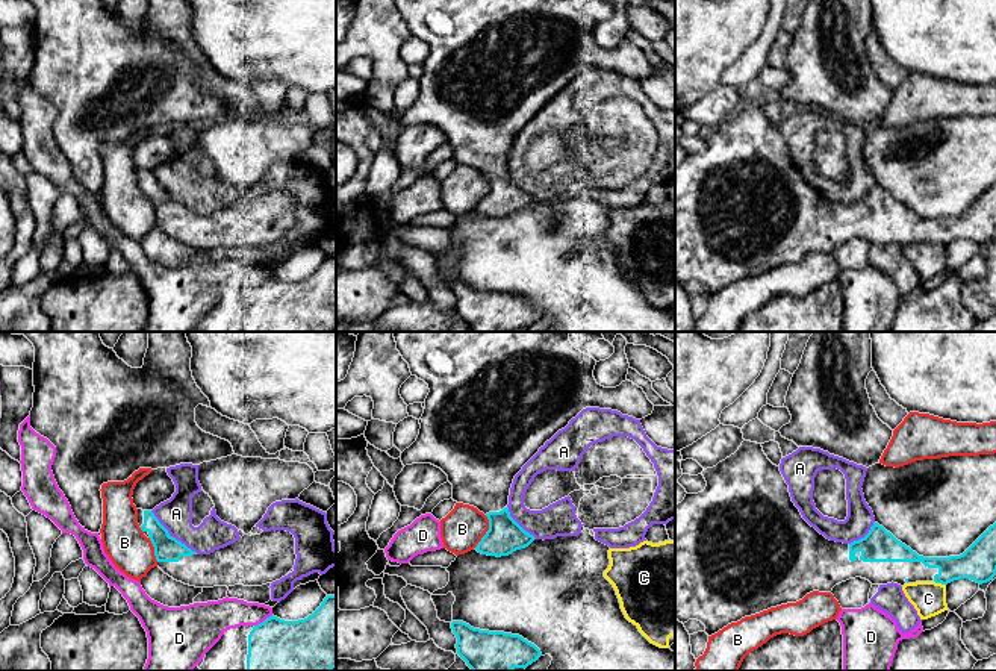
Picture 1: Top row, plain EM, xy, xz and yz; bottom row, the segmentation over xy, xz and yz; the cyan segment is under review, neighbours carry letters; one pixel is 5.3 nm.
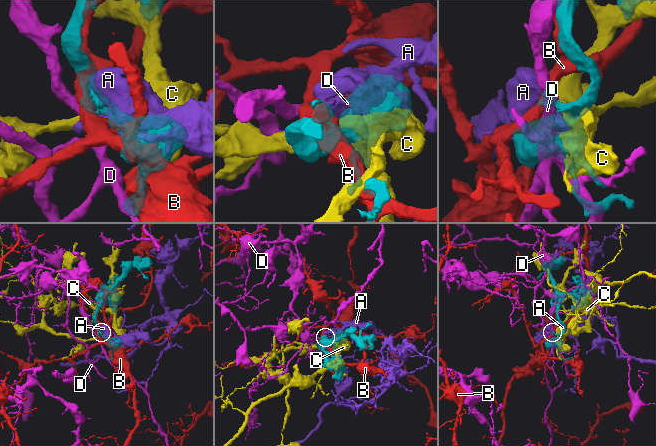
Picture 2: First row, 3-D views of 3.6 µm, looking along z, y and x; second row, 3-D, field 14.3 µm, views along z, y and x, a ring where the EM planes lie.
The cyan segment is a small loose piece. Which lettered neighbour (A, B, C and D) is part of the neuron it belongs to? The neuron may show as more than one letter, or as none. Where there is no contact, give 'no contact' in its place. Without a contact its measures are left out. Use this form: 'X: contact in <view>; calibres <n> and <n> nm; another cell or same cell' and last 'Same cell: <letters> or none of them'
A: contact in xy; calibres 140 and 180 nm; another cell
B: contact in xz; calibres 190 and 220 nm; another cell
C: contact in yz; calibres 190 and 180 nm; another cell
D: contact in xy; calibres 440 and 180 nm; another cell
Same cell: none of them

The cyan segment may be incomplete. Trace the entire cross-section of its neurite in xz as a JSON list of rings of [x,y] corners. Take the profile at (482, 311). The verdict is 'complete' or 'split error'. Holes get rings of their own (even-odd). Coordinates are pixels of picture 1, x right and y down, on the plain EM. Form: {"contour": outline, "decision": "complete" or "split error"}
{"contour": [[[463,282],[451,283],[457,315],[472,332],[512,332],[536,323],[540,311],[519,295],[474,289]]], "decision": "complete"}

